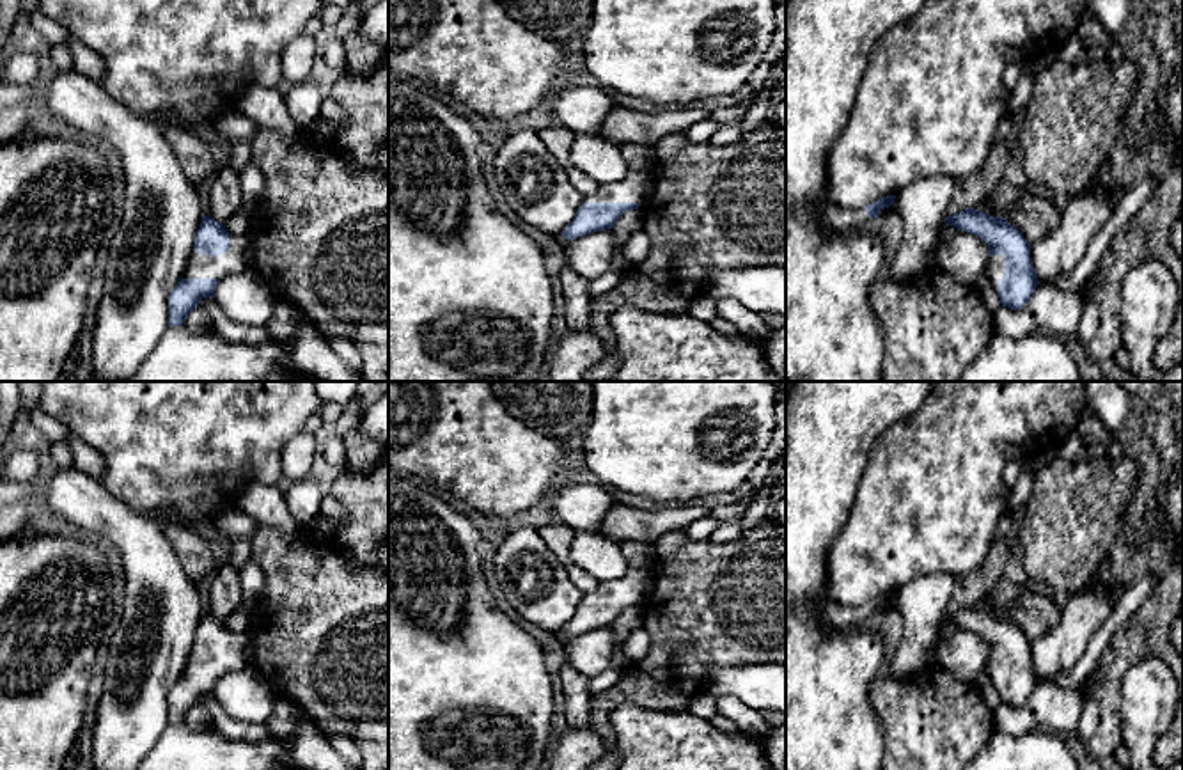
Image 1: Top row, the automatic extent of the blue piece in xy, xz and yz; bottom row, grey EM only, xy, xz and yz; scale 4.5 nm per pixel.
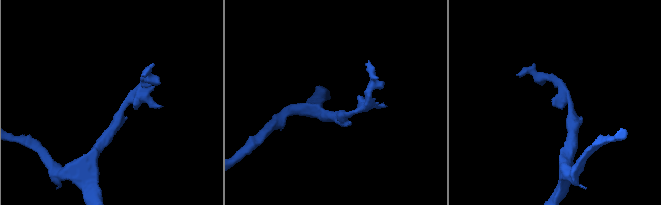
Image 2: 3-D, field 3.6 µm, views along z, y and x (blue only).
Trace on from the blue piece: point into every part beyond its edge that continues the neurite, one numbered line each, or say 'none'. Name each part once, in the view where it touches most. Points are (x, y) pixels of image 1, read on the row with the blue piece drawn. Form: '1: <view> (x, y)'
1: xz (635, 188)

